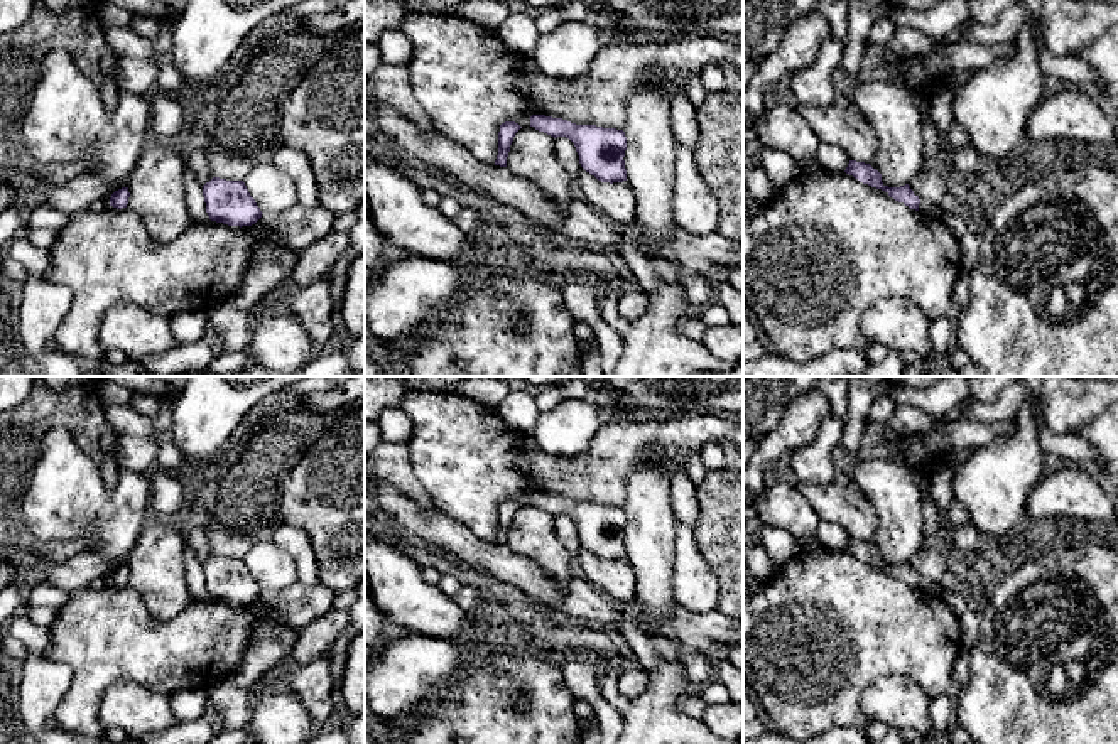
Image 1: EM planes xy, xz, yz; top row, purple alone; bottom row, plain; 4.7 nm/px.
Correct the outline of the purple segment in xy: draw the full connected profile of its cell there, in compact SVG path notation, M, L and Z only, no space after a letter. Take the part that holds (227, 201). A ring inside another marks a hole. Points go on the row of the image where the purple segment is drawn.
M213 177L203 186L203 196L206 213L216 223L240 228L252 226L263 214L243 181Z

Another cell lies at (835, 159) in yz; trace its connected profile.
M819 145L816 157L829 172L844 172L851 157L836 145Z

